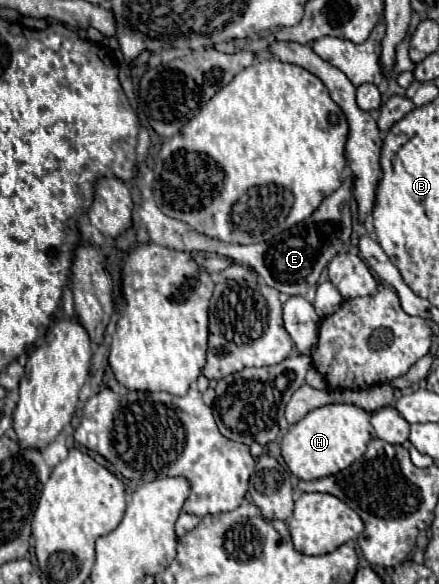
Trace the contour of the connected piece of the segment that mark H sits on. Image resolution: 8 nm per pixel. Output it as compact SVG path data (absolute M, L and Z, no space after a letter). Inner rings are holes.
M325 405L307 413L281 441L281 455L291 473L303 481L335 475L363 457L371 441L369 413L355 405Z

